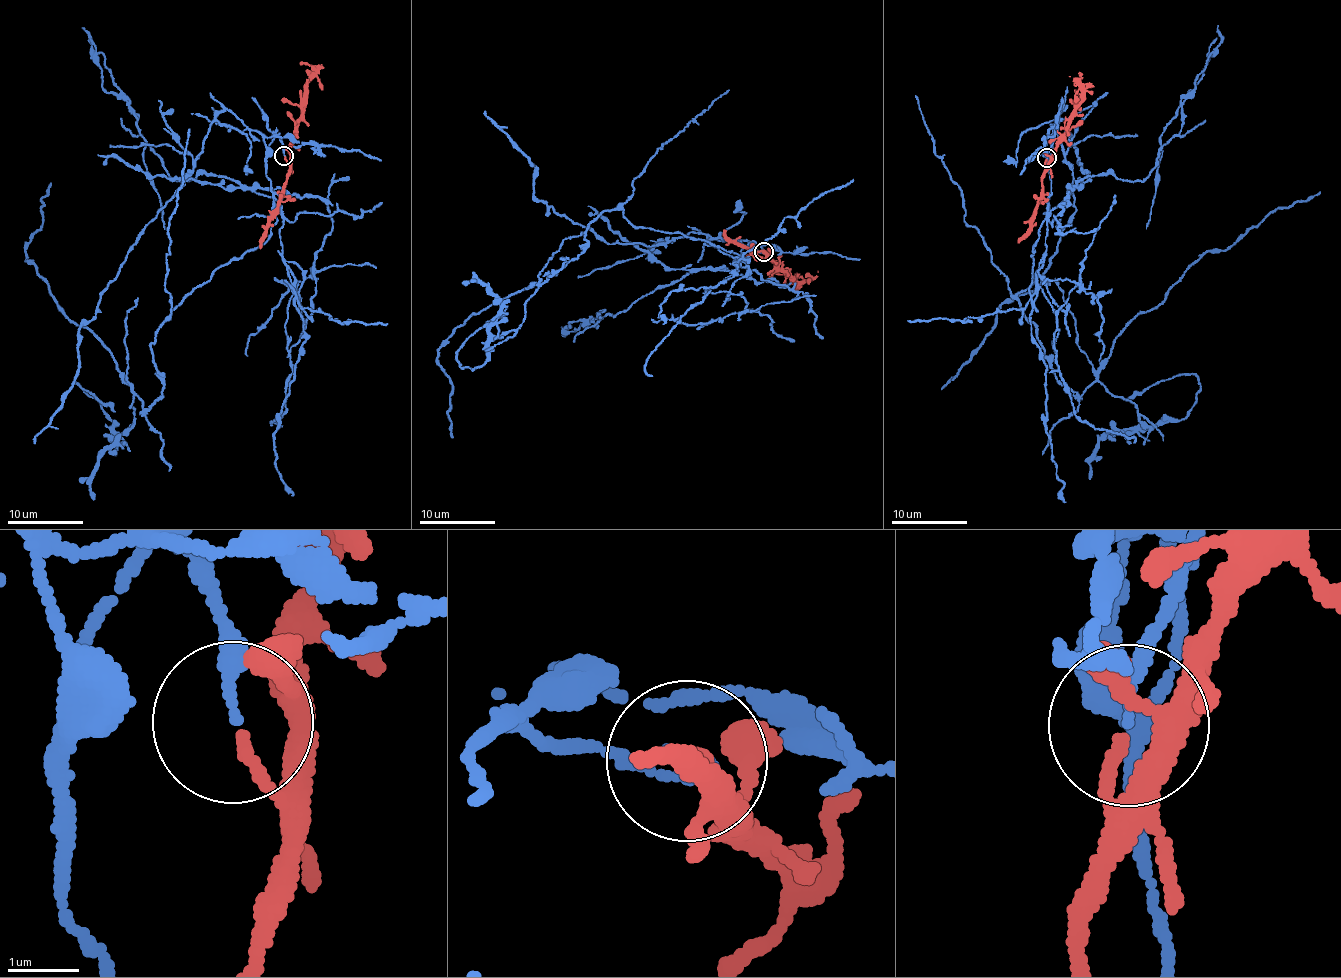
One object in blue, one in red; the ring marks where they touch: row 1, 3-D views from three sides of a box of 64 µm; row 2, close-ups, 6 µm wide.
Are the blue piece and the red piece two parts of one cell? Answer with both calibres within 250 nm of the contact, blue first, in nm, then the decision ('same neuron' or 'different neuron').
180/150 nm | different neuron

